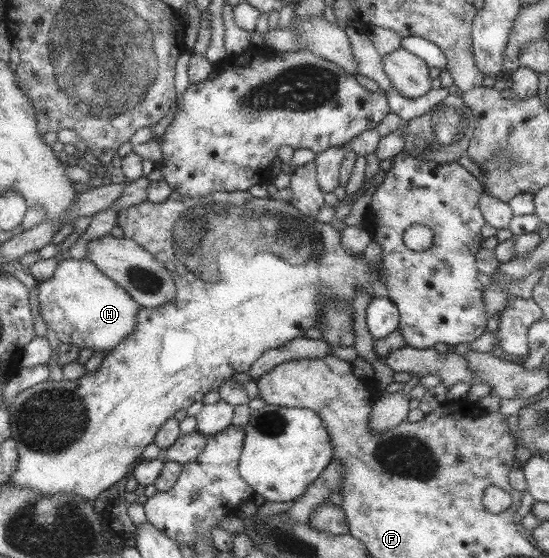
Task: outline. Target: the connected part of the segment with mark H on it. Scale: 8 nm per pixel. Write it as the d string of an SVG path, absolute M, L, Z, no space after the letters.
M64 259L58 263L53 277L39 284L35 298L40 302L42 316L46 326L56 332L58 339L80 349L92 348L108 355L112 349L126 340L137 328L138 301L124 287L118 285L108 275L102 273L90 259Z

